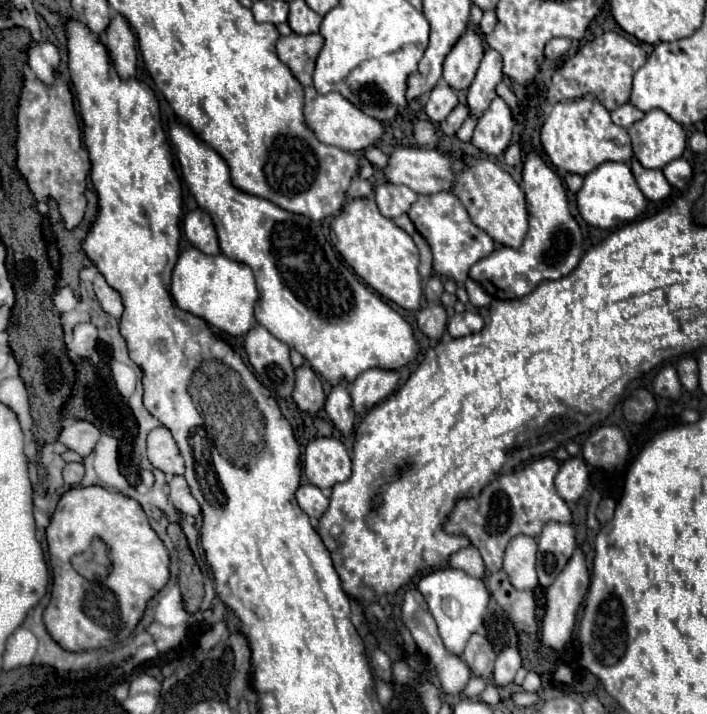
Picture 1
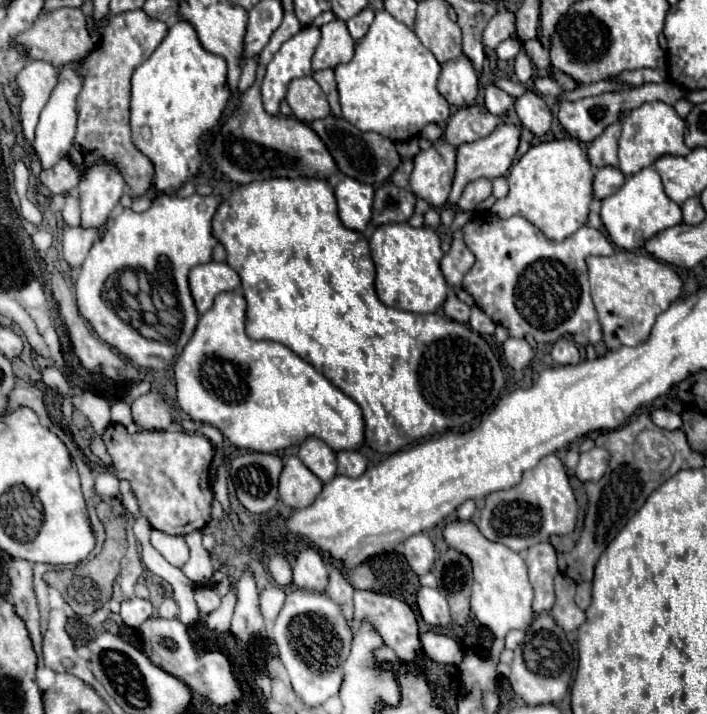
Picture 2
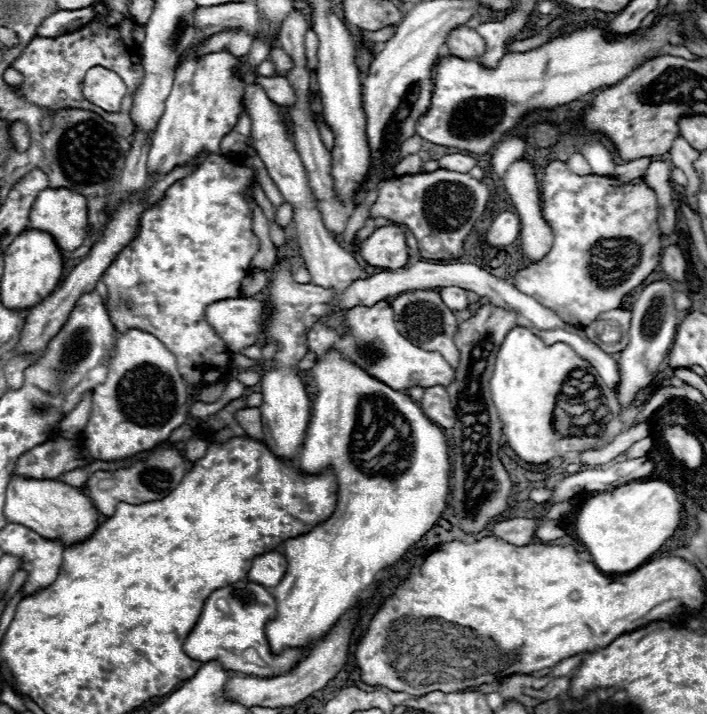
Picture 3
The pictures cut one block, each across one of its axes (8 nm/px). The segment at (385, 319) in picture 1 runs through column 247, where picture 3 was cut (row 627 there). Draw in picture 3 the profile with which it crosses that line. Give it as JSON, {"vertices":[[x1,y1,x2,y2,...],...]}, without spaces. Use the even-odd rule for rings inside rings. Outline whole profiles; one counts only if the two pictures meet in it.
{"vertices":[[234,582,226,588,214,590,202,608,202,614,196,622,196,626,190,630,190,634,184,640,184,652,200,662,208,662,214,658,220,658,222,666,234,672,252,674,256,678,274,678,284,672,288,672,298,660,306,656,308,650,284,650,282,654,274,656,270,652,264,628,270,618,276,616,276,602,272,594,262,586,254,582],[246,650,256,652,256,662,248,662]]}

